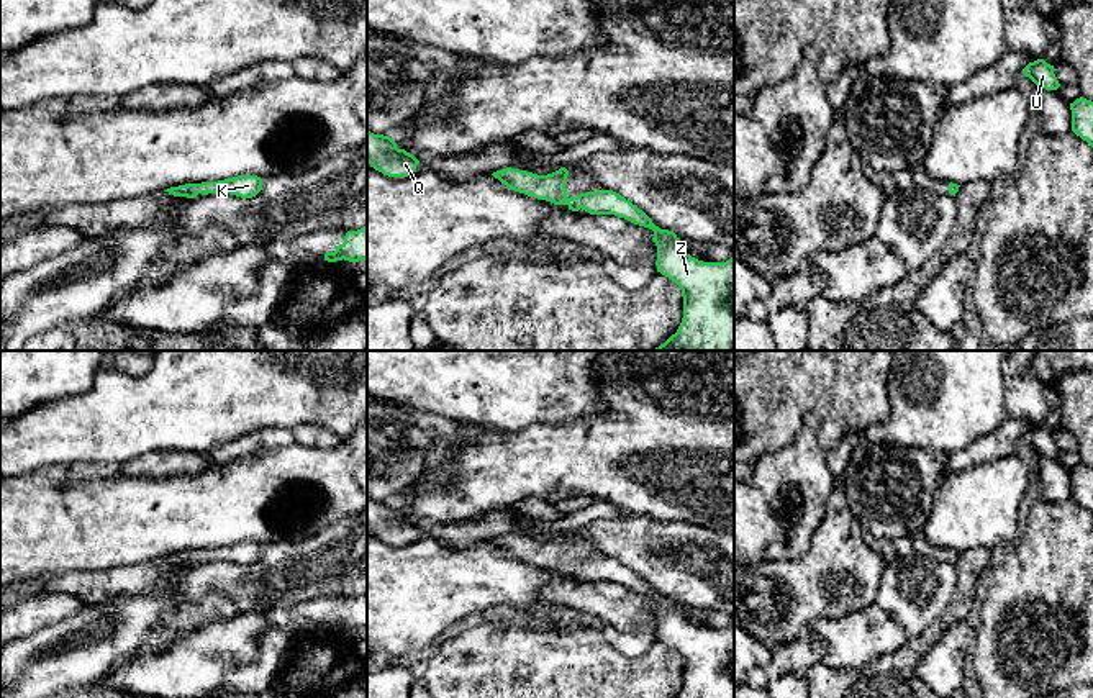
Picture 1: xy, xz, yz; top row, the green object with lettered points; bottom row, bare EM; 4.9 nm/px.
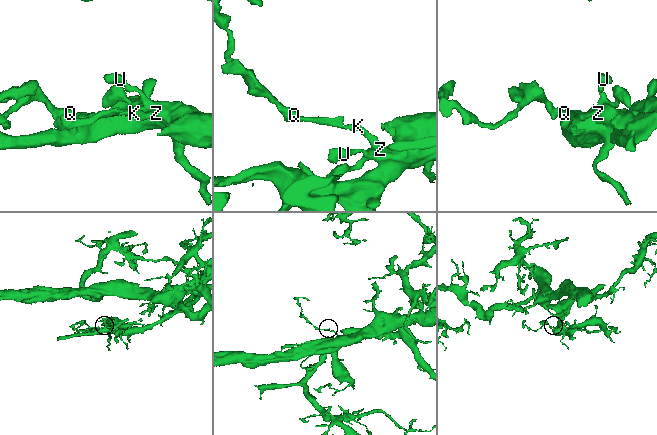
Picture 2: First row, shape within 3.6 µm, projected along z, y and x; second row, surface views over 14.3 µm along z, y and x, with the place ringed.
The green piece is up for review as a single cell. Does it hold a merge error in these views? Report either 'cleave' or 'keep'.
keep

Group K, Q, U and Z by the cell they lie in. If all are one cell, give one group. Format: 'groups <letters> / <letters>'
groups K Q U Z

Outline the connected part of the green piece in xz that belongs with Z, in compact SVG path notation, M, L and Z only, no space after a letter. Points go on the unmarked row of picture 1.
M501 536L492 541L510 557L583 575L590 582L615 582L654 598L657 613L657 639L675 649L683 664L683 685L677 698L734 698L734 621L726 629L703 629L692 624L678 610L673 598L660 596L629 567L613 557L587 559L567 564L569 537L537 542L519 536Z

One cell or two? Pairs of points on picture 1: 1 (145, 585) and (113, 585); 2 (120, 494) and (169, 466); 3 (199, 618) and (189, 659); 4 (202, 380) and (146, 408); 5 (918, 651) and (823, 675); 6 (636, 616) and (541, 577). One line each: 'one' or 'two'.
1: one
2: two
3: two
4: one
5: one
6: two

